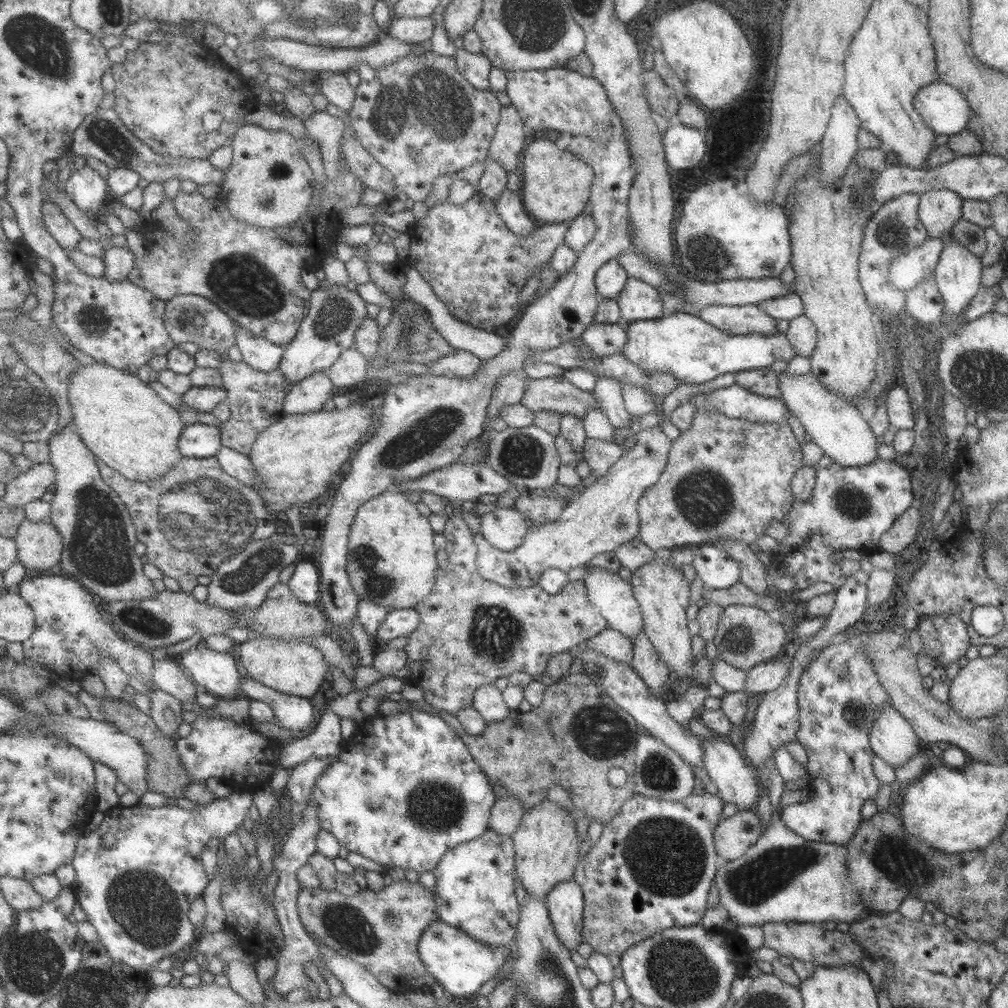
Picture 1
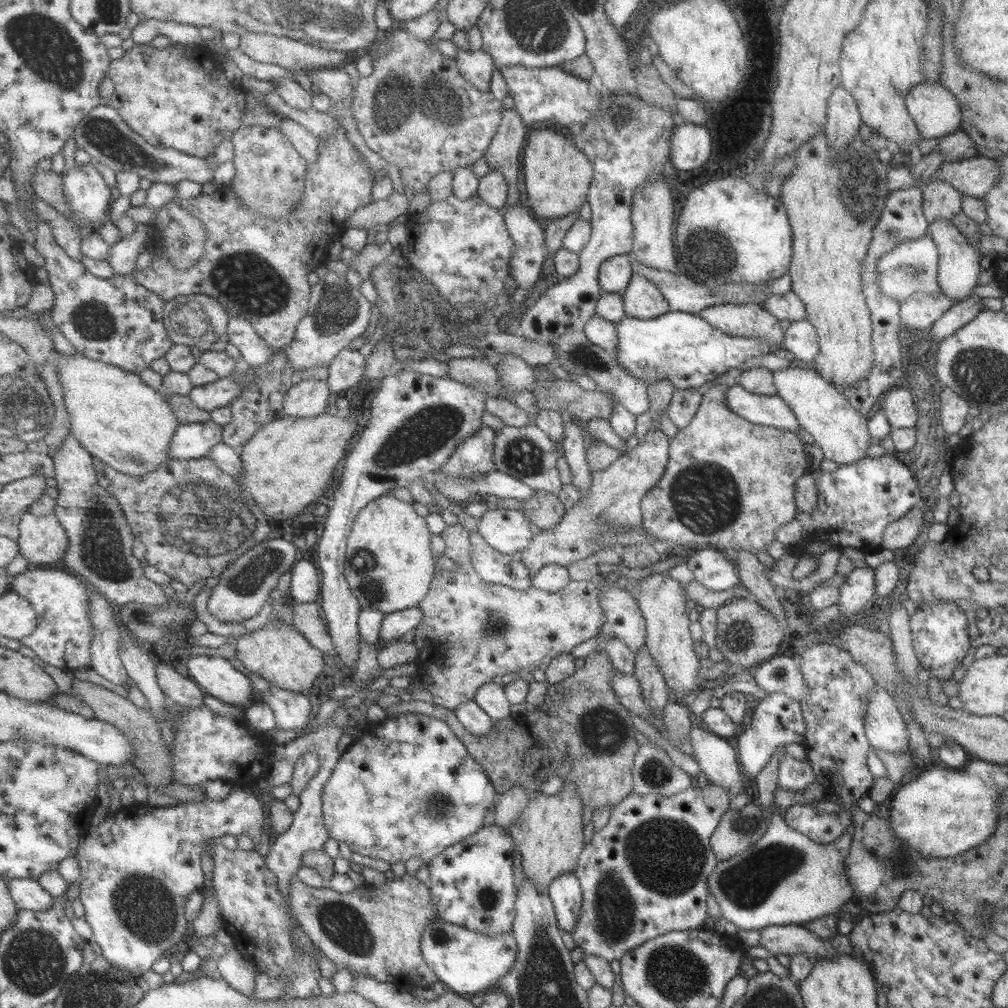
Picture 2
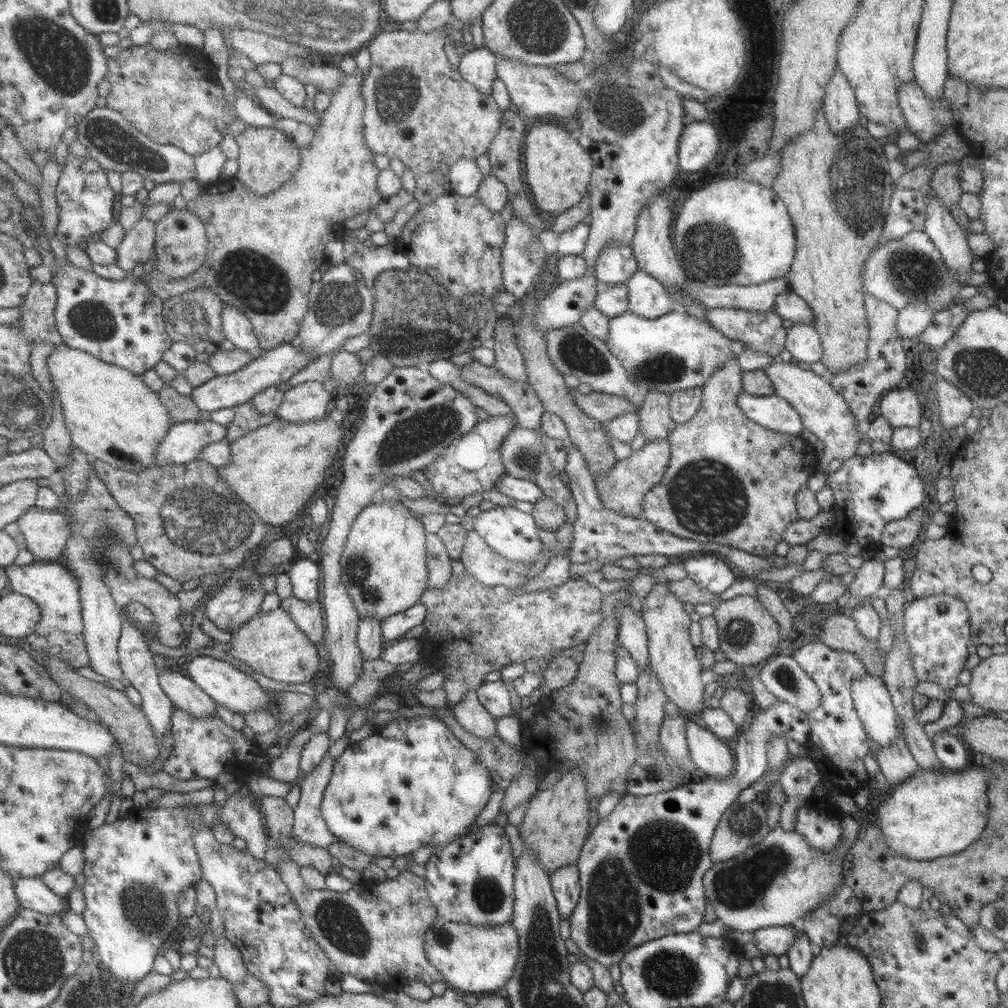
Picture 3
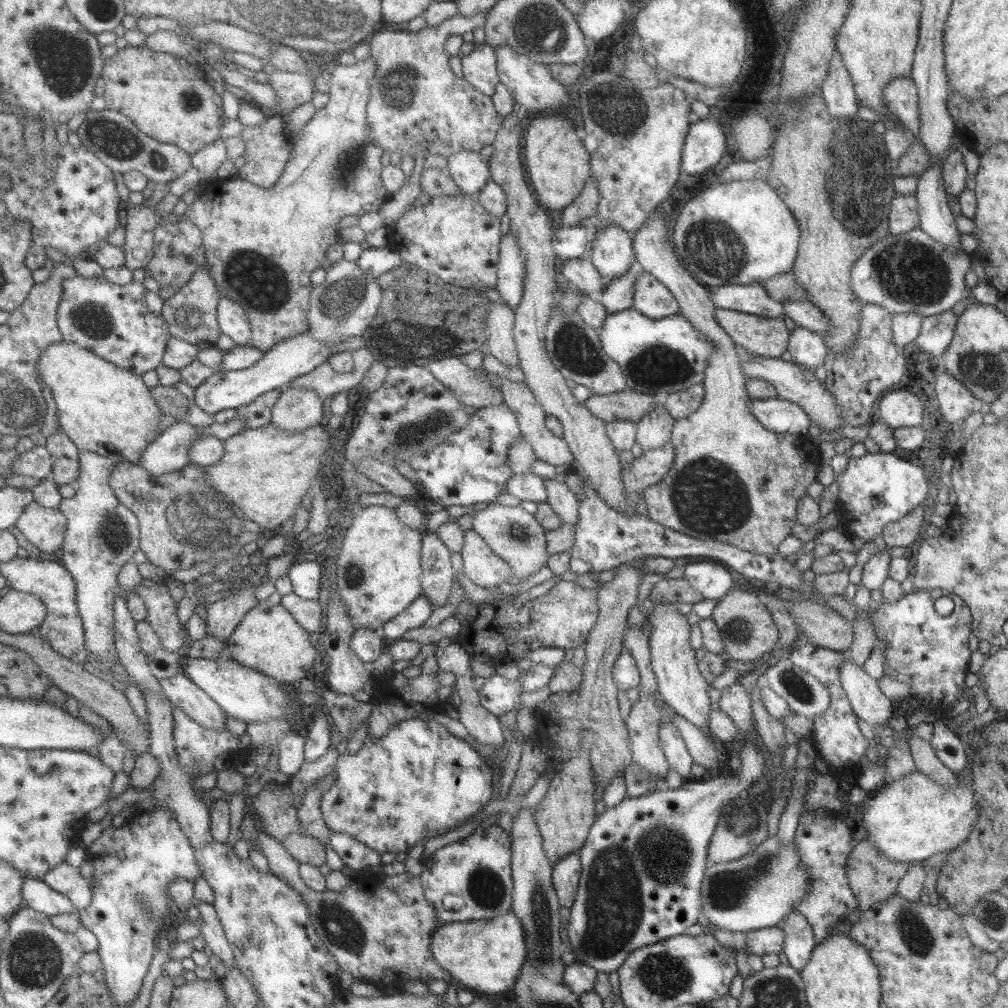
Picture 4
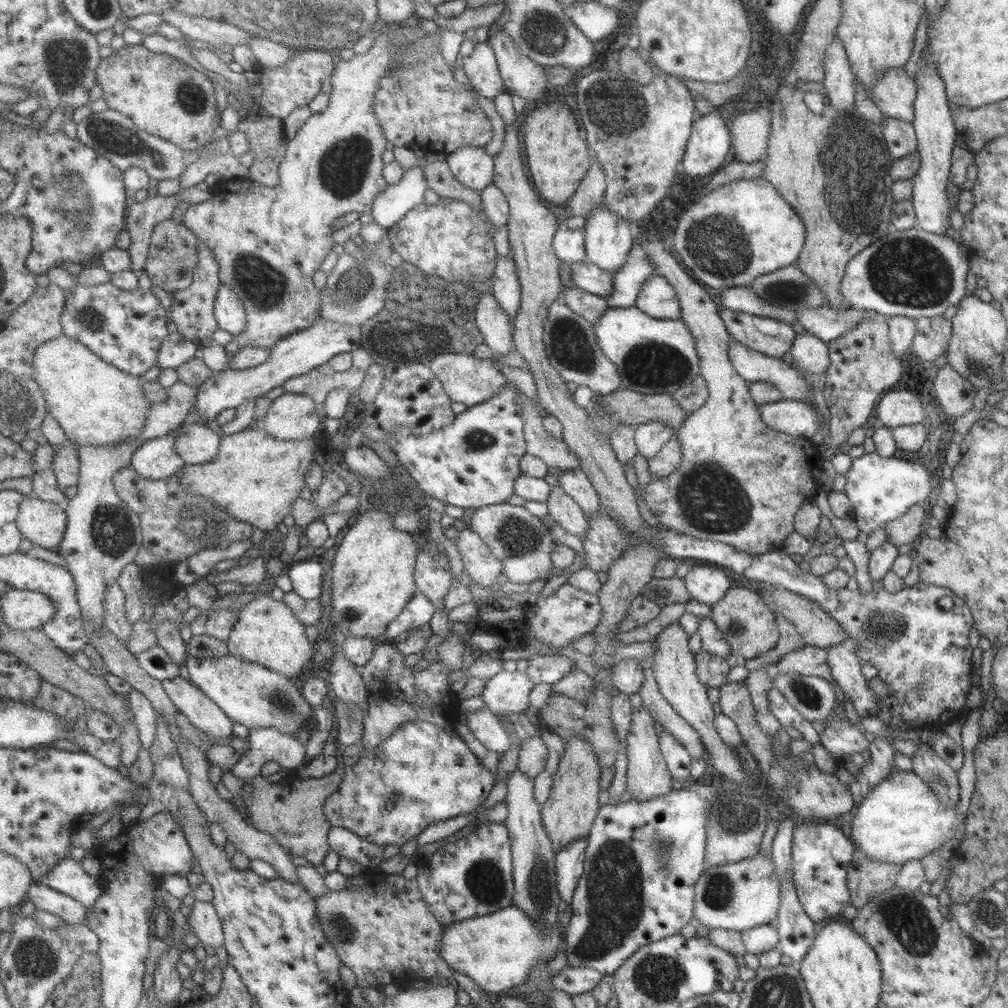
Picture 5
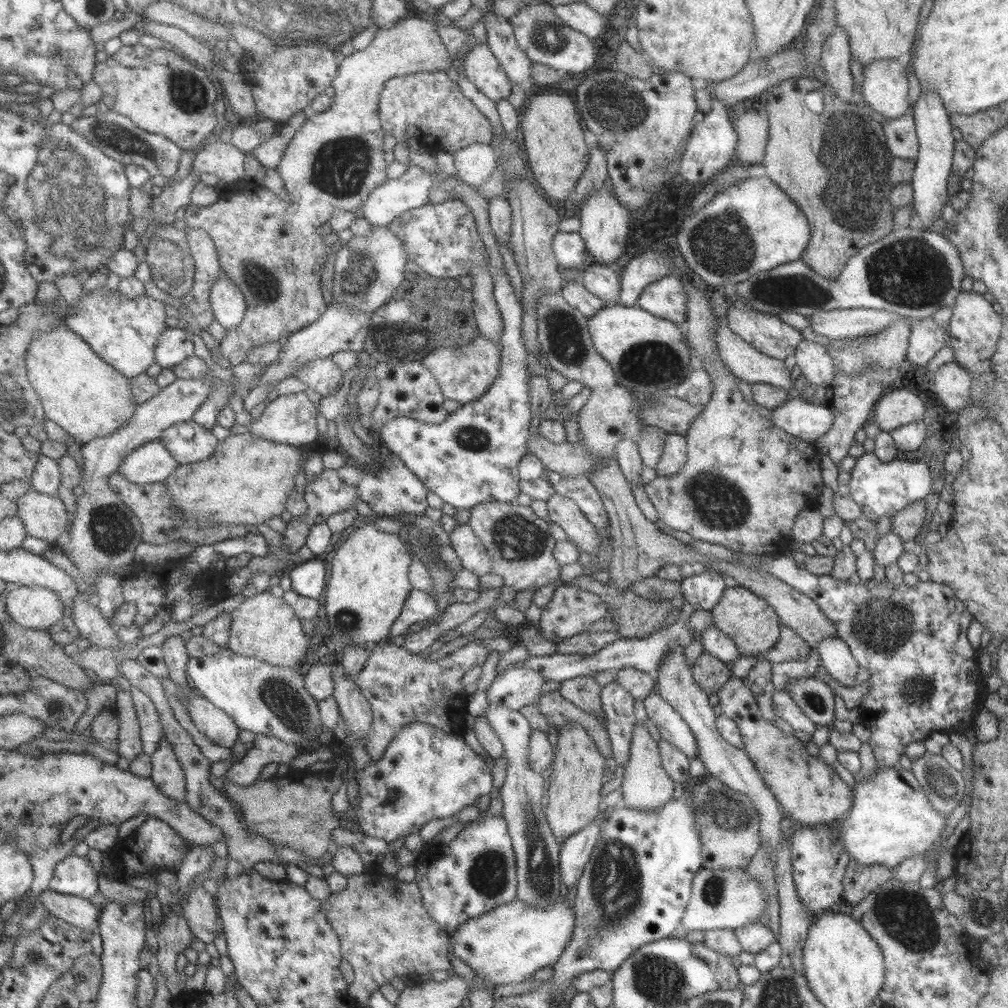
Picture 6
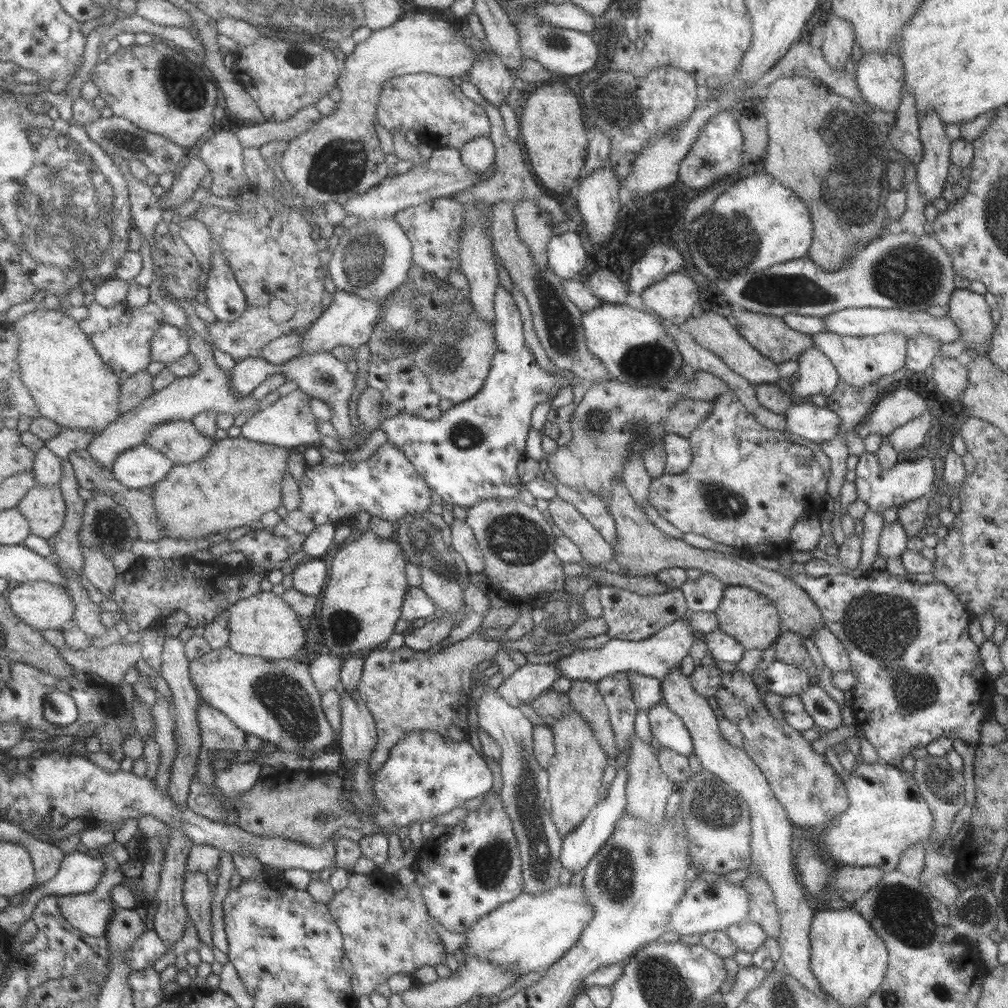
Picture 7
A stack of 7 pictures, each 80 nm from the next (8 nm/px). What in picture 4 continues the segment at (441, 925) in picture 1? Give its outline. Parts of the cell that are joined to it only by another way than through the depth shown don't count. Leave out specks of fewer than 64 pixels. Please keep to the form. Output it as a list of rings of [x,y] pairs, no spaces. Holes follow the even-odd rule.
[[[510,910],[501,916],[485,920],[469,920],[467,922],[441,923],[431,934],[430,951],[433,960],[449,973],[451,982],[458,983],[461,988],[479,994],[481,992],[497,994],[509,990],[513,986],[522,960],[525,958],[524,932],[518,918]]]

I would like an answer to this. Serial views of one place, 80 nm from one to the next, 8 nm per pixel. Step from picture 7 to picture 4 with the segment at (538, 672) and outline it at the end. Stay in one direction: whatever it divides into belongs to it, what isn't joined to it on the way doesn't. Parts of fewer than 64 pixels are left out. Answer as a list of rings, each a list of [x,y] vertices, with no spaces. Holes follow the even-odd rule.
[[[495,674],[484,680],[484,684],[478,690],[478,697],[480,705],[487,712],[499,717],[508,714],[513,708],[516,710],[521,708],[519,695],[522,692],[517,678],[515,680],[506,680]]]

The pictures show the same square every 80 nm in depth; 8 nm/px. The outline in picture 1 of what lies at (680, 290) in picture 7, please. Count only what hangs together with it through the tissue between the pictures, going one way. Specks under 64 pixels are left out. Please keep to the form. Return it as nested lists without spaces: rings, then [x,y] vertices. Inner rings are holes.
[[[628,277],[615,299],[623,325],[634,320],[653,320],[663,315],[658,290],[637,278]]]

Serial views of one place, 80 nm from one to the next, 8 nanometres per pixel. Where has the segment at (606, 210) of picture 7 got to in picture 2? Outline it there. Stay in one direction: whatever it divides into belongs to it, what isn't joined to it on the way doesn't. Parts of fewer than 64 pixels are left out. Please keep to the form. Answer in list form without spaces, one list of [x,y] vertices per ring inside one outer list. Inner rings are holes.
[[[629,253],[611,256],[599,264],[598,286],[603,293],[620,293],[627,287],[632,274]]]

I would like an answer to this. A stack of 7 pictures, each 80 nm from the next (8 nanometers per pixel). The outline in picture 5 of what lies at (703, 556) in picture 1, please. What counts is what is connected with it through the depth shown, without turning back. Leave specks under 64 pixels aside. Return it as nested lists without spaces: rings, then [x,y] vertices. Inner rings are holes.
[[[713,564],[689,567],[682,579],[690,594],[690,600],[706,606],[716,604],[730,587],[729,576],[725,575],[719,566]]]

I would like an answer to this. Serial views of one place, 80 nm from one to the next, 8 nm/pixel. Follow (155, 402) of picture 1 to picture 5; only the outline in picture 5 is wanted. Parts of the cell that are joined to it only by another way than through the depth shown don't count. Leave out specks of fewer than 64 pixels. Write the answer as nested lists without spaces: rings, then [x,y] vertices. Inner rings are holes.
[[[64,334],[43,344],[34,358],[37,382],[42,386],[48,400],[48,412],[59,422],[67,436],[77,446],[102,446],[111,448],[121,440],[136,438],[144,432],[147,417],[151,415],[151,402],[143,390],[143,378],[123,372],[117,365],[103,360],[93,349]]]

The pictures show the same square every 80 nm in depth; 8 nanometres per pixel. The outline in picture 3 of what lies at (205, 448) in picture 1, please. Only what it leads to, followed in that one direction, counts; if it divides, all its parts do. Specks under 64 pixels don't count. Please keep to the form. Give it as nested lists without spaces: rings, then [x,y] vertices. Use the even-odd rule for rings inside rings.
[[[210,419],[174,423],[158,450],[156,466],[197,460],[209,443],[225,439],[227,431],[227,426]]]

